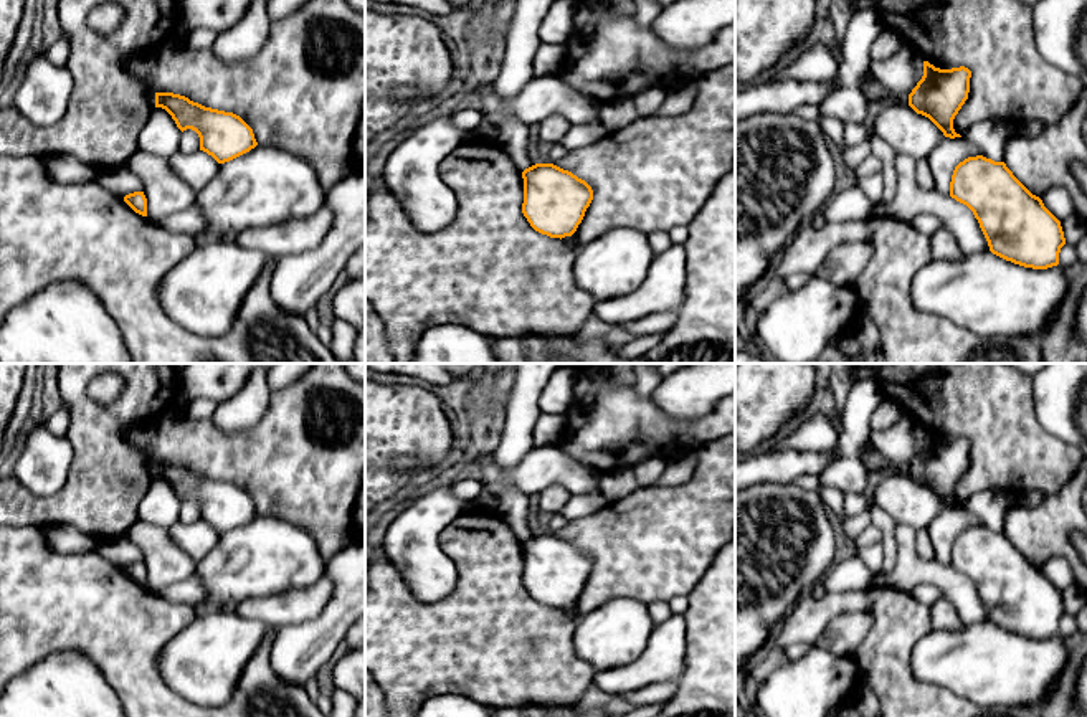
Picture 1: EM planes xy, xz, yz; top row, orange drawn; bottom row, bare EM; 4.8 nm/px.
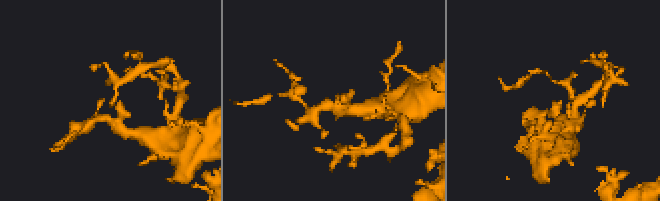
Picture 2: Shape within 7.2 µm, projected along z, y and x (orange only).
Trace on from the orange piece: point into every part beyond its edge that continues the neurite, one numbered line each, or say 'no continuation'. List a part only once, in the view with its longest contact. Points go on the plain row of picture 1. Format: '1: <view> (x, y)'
no continuation

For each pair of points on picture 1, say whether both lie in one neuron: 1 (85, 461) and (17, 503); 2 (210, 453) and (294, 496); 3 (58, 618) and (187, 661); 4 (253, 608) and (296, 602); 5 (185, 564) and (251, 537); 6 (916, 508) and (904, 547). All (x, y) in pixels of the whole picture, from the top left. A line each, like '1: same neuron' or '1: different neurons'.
1: same neuron
2: same neuron
3: different neurons
4: same neuron
5: different neurons
6: different neurons

